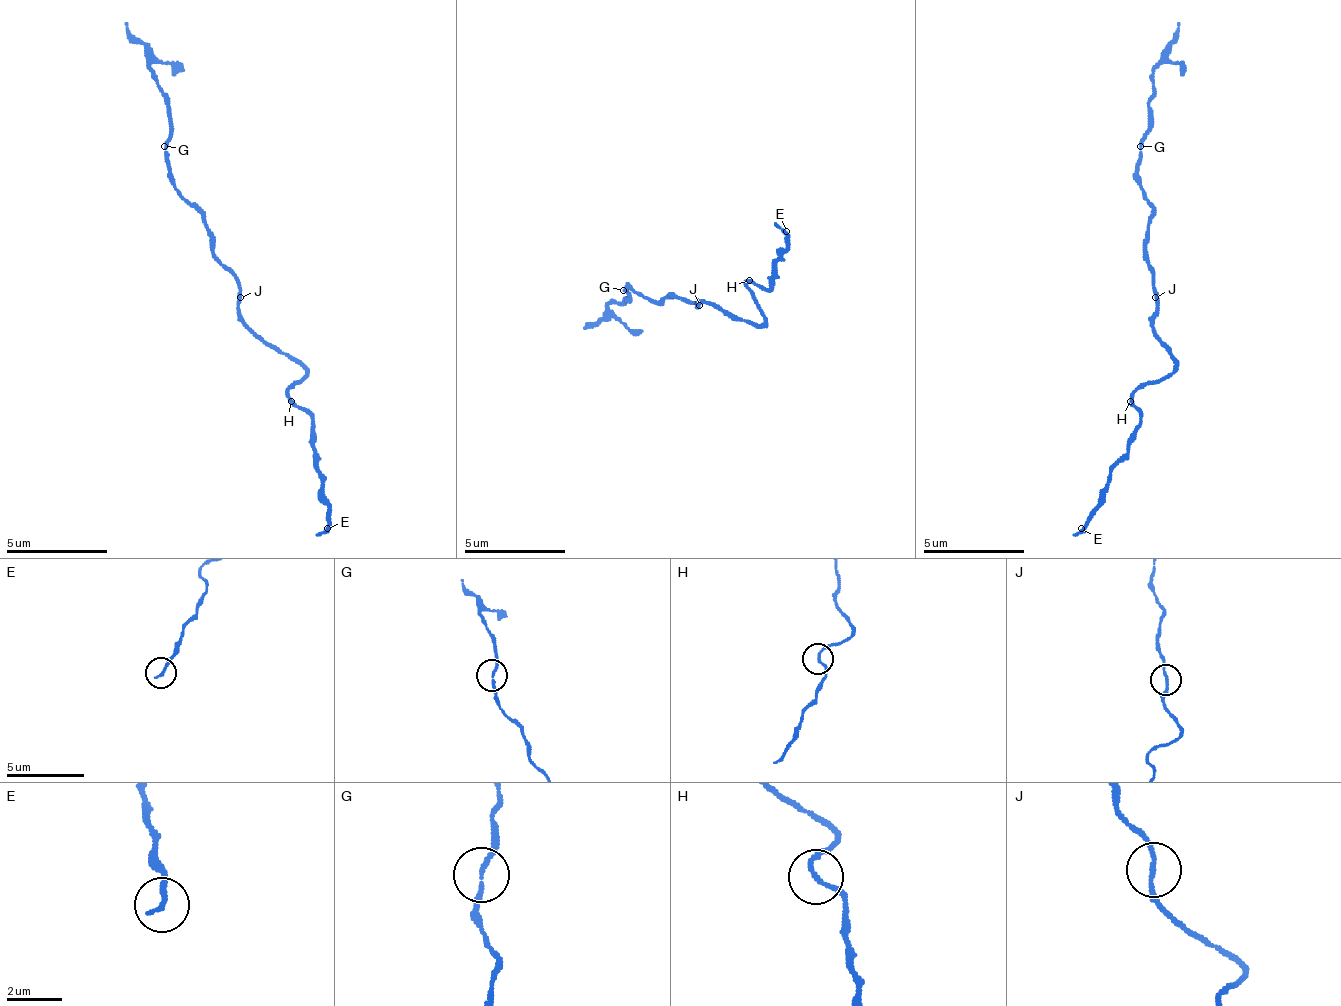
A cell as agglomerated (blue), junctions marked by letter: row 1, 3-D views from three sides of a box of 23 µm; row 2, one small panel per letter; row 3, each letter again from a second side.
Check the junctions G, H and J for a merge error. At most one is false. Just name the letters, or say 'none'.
none

